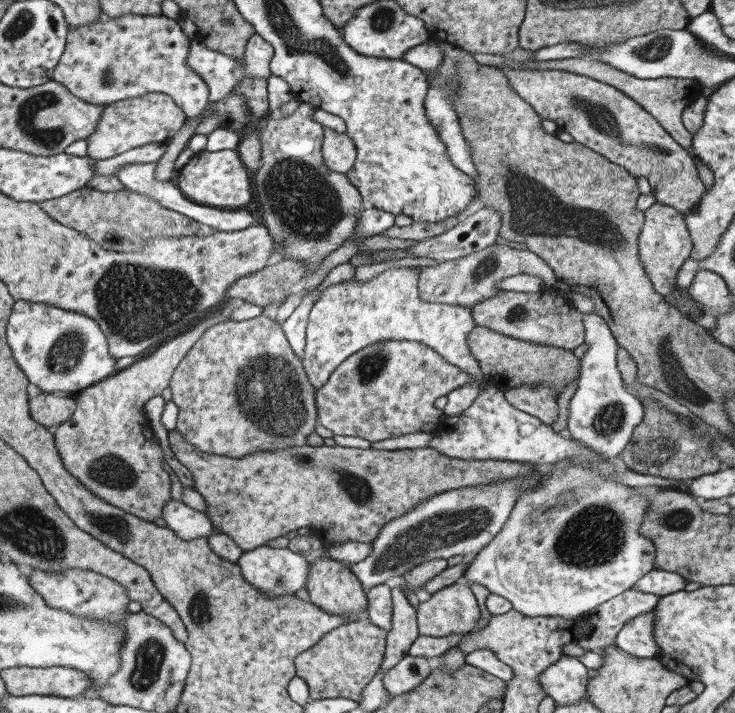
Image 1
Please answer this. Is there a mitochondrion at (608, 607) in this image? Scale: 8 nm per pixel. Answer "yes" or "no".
no

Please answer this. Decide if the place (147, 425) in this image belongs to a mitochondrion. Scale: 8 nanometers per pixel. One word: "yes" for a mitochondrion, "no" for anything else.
no

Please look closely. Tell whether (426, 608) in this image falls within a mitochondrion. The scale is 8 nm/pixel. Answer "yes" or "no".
no

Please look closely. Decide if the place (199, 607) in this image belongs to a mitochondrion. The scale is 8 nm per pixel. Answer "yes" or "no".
yes

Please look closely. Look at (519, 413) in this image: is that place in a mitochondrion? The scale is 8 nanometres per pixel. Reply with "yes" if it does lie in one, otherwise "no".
no

